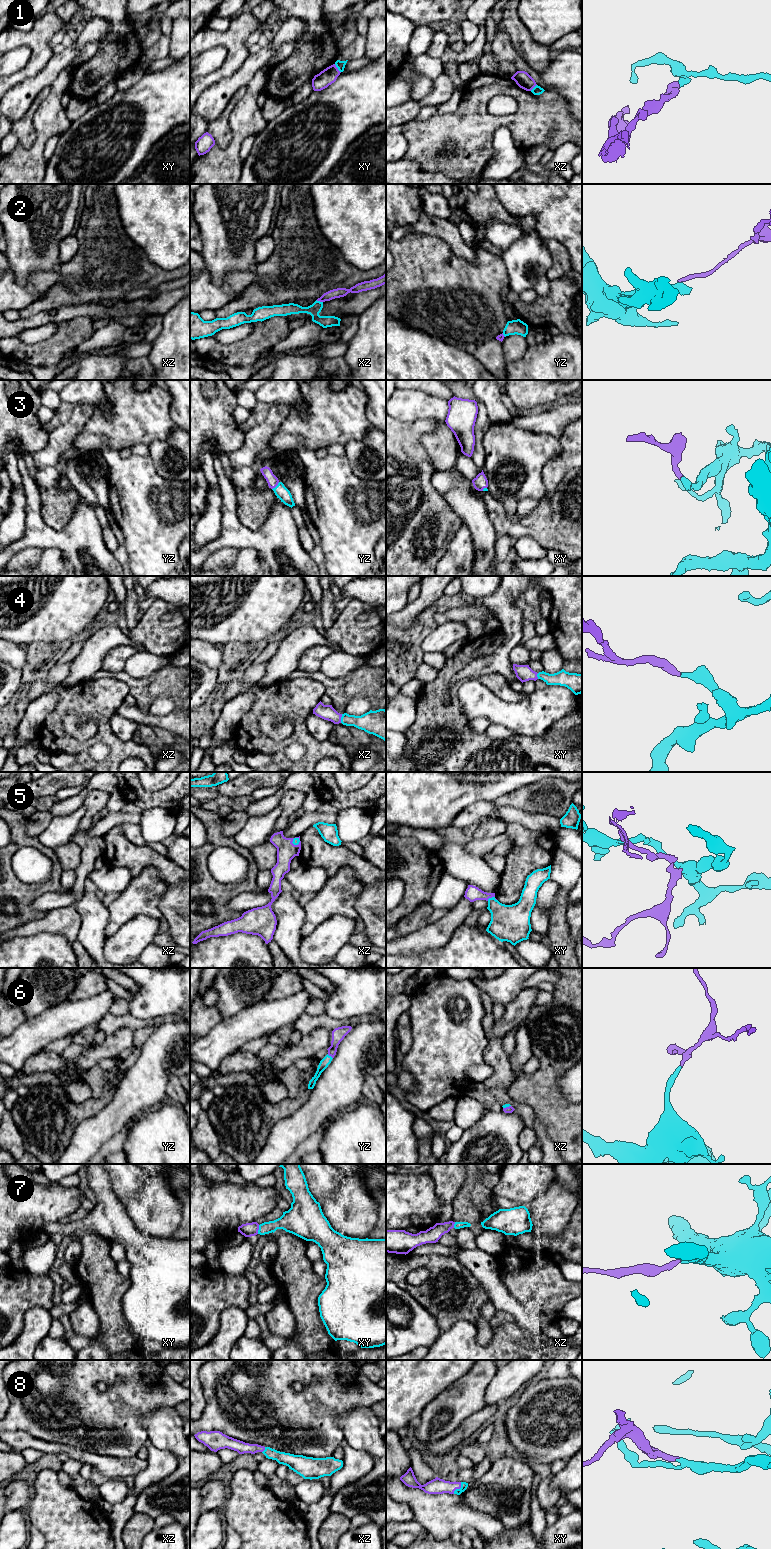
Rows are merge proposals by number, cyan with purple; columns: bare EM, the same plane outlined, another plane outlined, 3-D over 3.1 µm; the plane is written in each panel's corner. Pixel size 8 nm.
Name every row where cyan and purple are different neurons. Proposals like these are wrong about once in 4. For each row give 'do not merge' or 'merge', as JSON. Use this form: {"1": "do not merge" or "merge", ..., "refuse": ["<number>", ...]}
{"1": "do not merge", "2": "do not merge", "3": "merge", "4": "merge", "5": "merge", "6": "merge", "7": "merge", "8": "merge", "refuse": ["1", "2"]}

